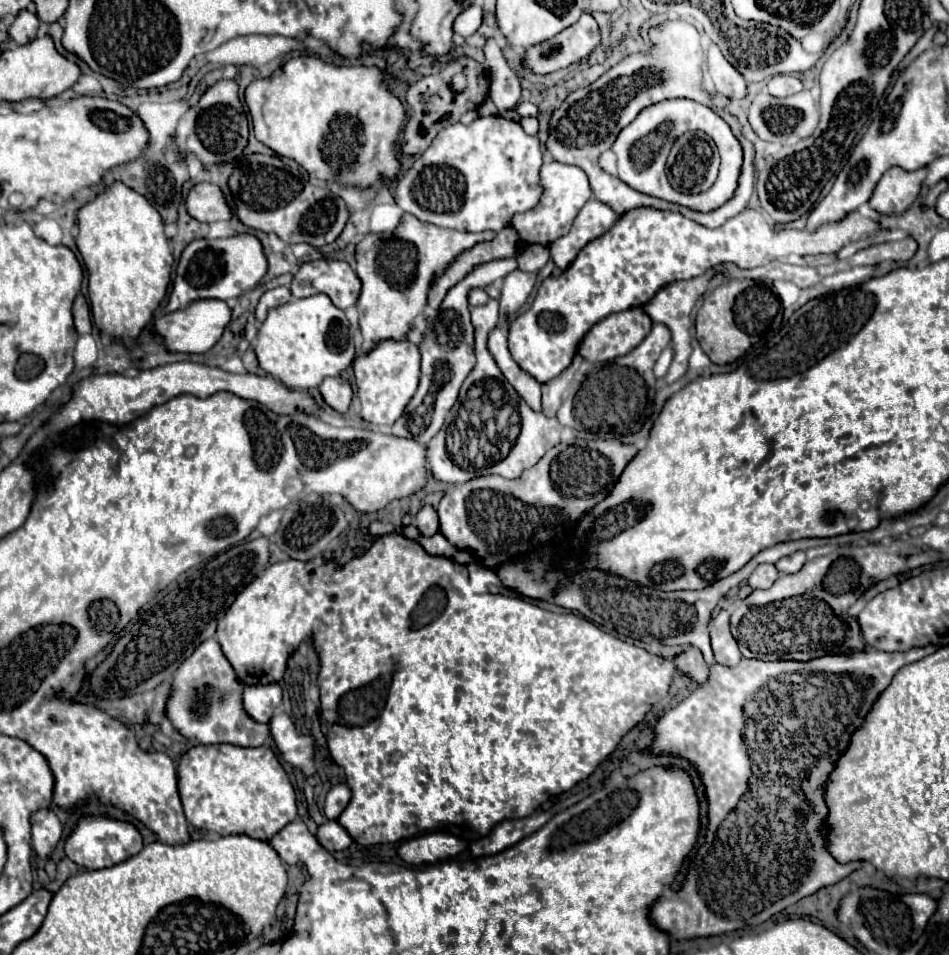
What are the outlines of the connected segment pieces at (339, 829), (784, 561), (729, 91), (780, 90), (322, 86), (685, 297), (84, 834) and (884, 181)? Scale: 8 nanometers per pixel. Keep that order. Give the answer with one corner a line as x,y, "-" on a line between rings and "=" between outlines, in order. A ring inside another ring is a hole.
331,820
331,822
323,824
323,826
319,826
317,840
329,852
347,850
349,844
351,844
351,836
347,834
347,830
337,820
=
795,552
795,554
787,556
787,558
781,558
775,566
777,566
777,570
781,574
795,574
795,572
799,572
803,568
805,562
807,562
807,554
805,552
=
723,56
715,62
715,66
713,84
717,86
717,90
727,98
743,98
747,94
747,82
743,80
743,76
=
779,74
769,80
769,94
777,96
777,98
787,98
787,96
793,96
801,90
803,90
801,80
791,74
=
301,55
275,70
273,76
253,80
245,88
245,102
259,142
279,156
297,160
307,172
315,172
333,186
343,182
365,188
375,184
381,174
391,180
399,170
393,148
403,128
405,108
381,86
379,68
338,66
=
679,280
679,282
671,282
671,284
663,286
663,290
659,290
655,294
655,298
643,306
643,310
649,314
649,318
653,322
661,322
671,330
671,348
673,348
675,356
673,356
673,362
671,362
669,372
665,376
667,384
673,384
675,380
679,380
687,370
687,360
689,360
689,354
691,354
691,338
689,338
691,318
689,318
689,314
691,314
691,308
695,306
697,296
699,296
699,290
689,288
687,280
=
95,814
95,816
83,816
77,820
75,828
65,840
65,854
71,858
75,864
87,868
87,870
101,870
101,868
111,868
127,858
133,858
143,850
143,836
127,820
115,820
109,818
107,814
=
893,166
879,180
879,184
869,200
869,206
873,210
877,210
879,214
905,212
915,202
925,176
927,176
927,168
909,172
899,166

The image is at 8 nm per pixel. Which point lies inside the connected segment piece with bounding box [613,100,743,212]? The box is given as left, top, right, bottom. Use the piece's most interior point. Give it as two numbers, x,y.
641,148

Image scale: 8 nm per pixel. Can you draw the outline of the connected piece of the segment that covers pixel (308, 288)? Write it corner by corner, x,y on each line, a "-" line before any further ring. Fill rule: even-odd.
313,260
301,264
289,290
295,298
323,292
337,308
345,310
357,302
361,282
351,266
343,260

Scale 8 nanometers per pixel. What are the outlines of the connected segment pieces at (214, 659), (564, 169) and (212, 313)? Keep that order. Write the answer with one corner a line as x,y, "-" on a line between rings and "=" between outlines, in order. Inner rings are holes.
215,638
205,640
173,674
171,692
165,704
165,718
171,726
195,744
229,742
235,746
261,746
269,736
269,724
255,722
243,710
243,684
225,658
=
545,162
539,172
541,186
543,186
543,198
539,200
539,206
535,210
527,210
523,214
515,214
511,220
511,226
517,230
521,242
525,244
541,244
549,246
557,238
569,232
571,222
575,220
577,212
583,208
583,204
593,196
591,186
587,180
587,174
577,166
567,166
559,162
=
205,298
205,300
191,302
183,310
175,310
175,312
169,312
165,316
159,316
155,320
155,330
165,338
165,344
171,352
203,354
215,346
215,342
221,338
225,326
229,324
229,320
231,320
231,308
227,302

